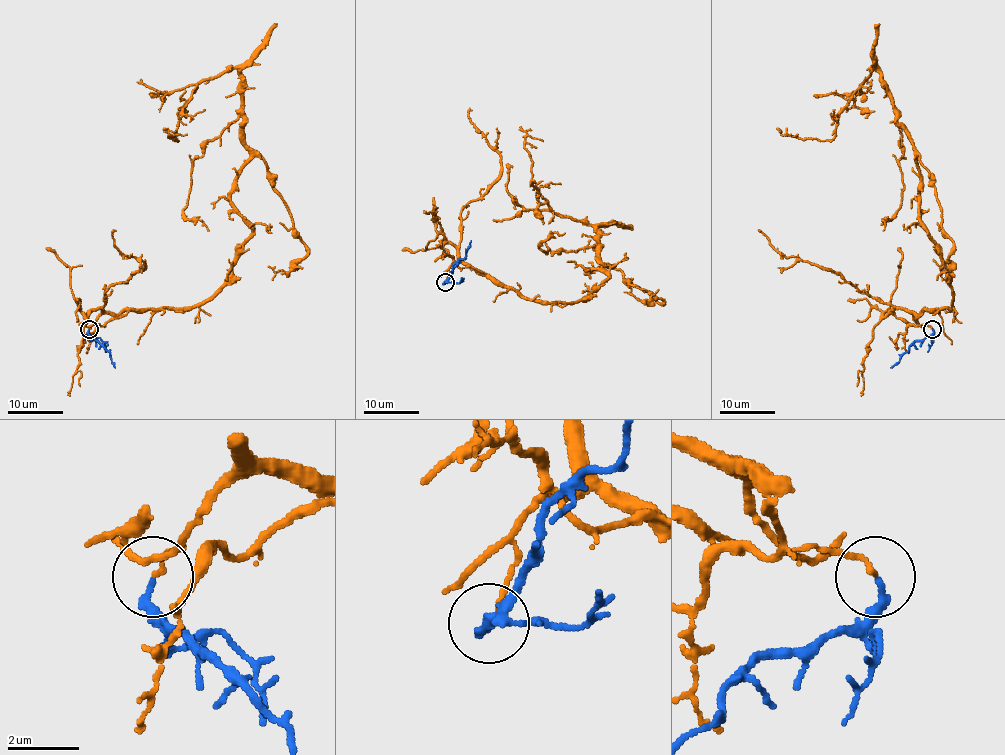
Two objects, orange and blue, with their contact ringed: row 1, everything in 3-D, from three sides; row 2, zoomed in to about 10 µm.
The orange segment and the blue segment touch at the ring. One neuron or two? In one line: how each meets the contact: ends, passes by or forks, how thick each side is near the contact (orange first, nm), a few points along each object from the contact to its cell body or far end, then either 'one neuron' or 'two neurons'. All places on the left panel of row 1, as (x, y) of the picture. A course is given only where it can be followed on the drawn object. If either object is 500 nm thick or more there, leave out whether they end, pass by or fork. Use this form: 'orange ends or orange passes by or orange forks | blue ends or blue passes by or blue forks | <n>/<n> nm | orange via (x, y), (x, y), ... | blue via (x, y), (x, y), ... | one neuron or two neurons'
orange ends | blue ends | 120/200 nm | orange via (88, 329), (204, 304), (252, 232), (231, 201), (249, 157), (235, 68), (197, 86), (168, 136), (187, 134) | blue via (88, 329), (88, 333), (109, 352), (114, 367) | two neurons

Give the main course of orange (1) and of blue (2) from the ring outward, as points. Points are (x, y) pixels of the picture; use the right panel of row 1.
1: (933, 329), (912, 313), (950, 308), (950, 279), (882, 75), (860, 86), (834, 136), (791, 134)
2: (933, 329), (928, 337), (916, 340), (890, 367)

